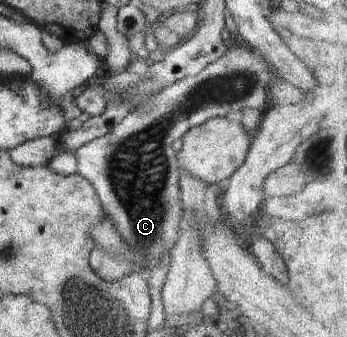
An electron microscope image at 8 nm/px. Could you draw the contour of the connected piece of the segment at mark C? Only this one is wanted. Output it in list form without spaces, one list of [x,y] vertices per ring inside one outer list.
[[[234,47],[234,49],[226,51],[220,59],[207,65],[198,75],[194,77],[185,77],[183,80],[174,83],[174,85],[163,89],[160,93],[150,96],[149,100],[146,100],[143,104],[134,108],[118,125],[115,125],[110,133],[79,147],[73,153],[77,161],[77,172],[92,184],[101,206],[103,207],[104,213],[114,222],[119,236],[124,239],[125,242],[128,242],[135,252],[140,252],[143,255],[146,271],[150,272],[154,267],[157,267],[164,252],[170,251],[180,237],[179,225],[183,219],[183,209],[181,205],[181,189],[179,186],[180,163],[178,162],[178,154],[173,150],[174,141],[182,139],[183,135],[189,129],[198,127],[212,118],[224,118],[230,111],[242,111],[242,109],[246,109],[246,107],[254,107],[254,109],[261,111],[261,107],[269,100],[268,89],[270,89],[276,78],[272,67],[269,63],[266,63],[266,60],[259,55],[257,50],[250,51],[250,49],[244,49],[244,47]]]

